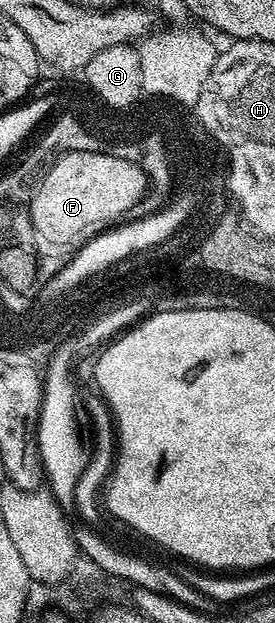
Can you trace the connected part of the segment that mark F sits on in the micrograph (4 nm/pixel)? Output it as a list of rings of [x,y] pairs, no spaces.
[[[70,152],[67,155],[62,155],[54,160],[50,170],[33,192],[35,195],[28,203],[33,238],[69,246],[76,251],[73,246],[75,242],[80,241],[82,244],[86,244],[107,225],[121,220],[125,211],[145,198],[147,192],[147,177],[142,169],[132,161],[124,161],[120,157],[99,155],[92,152]]]

